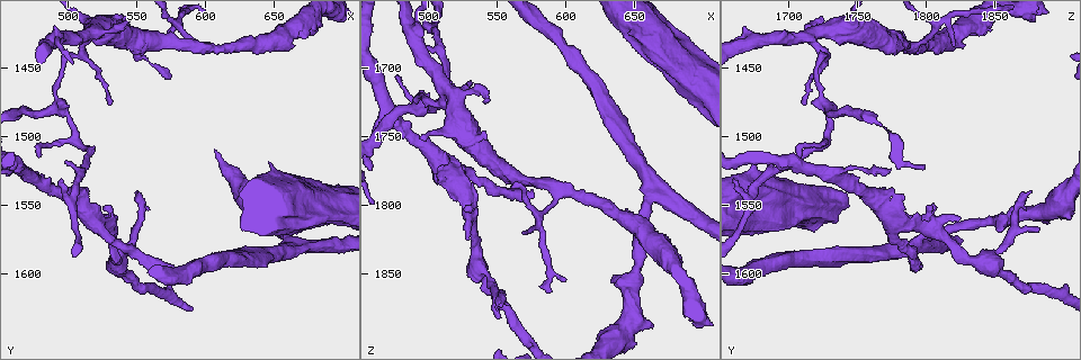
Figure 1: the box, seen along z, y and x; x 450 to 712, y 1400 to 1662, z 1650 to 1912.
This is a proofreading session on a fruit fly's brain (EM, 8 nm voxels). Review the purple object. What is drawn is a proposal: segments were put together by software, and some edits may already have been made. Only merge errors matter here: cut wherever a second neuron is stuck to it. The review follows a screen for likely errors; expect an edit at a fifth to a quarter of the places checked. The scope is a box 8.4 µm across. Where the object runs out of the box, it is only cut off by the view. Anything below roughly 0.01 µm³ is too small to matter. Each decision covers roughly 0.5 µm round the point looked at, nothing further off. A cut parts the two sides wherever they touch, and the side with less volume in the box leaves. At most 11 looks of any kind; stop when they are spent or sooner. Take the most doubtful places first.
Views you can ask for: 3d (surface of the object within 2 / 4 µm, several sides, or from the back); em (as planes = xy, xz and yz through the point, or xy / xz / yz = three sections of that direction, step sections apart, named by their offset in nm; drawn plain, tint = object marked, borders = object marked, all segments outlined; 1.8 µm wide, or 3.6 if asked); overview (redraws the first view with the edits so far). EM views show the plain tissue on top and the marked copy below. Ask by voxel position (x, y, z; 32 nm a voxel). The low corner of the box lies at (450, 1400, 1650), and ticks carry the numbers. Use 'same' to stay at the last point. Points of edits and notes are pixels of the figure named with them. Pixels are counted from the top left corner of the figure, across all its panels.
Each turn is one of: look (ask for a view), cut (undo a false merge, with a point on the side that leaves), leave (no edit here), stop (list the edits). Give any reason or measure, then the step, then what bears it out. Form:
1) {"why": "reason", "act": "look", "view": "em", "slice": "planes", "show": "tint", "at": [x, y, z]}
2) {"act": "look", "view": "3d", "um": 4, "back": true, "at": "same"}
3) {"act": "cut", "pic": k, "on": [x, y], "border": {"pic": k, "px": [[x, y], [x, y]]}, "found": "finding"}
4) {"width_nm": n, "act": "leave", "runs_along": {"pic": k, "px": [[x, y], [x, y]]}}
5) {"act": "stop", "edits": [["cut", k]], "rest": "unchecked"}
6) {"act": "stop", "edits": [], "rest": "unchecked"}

{"why": "arms part here", "act": "look", "view": "em", "um": 3.6, "slice": "planes", "show": "tint", "at": [664, 1576, 1794]}

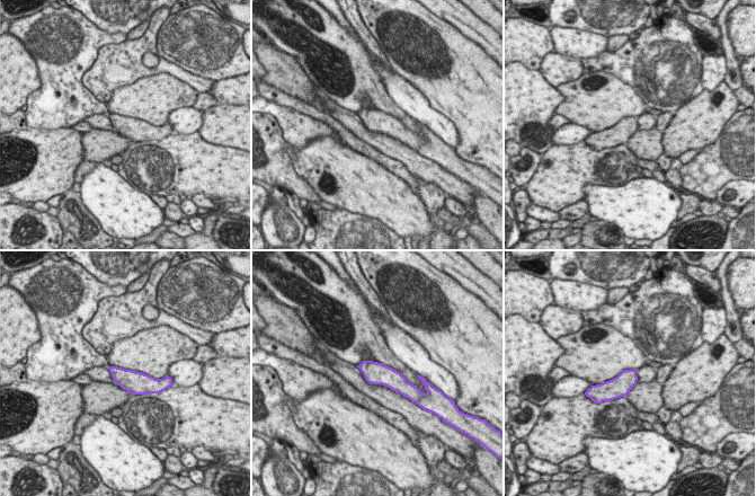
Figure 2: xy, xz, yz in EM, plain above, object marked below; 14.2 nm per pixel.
{"act": "leave", "found": "all the same neuron"}

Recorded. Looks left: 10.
{"why": "arms part here", "act": "look", "view": "em", "um": 3.6, "slice": "planes", "show": "tint", "at": [582, 1420, 1810]}

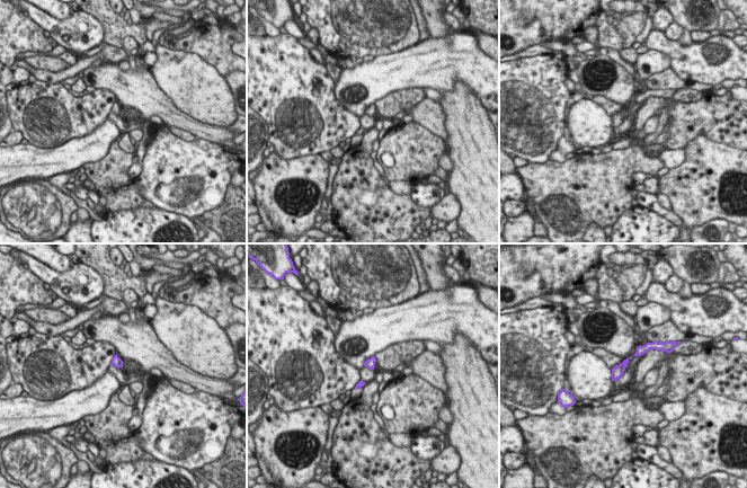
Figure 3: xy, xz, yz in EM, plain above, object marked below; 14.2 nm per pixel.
{"act": "leave", "runs_along": {"pic": 3, "px": [[647, 347], [631, 356], [614, 376]]}, "found": "continuous, no second neuron"}

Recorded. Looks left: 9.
{"why": "three arms meet", "act": "look", "view": "em", "slice": "yz", "step": 8, "show": "tint", "at": [518, 1566, 1780]}

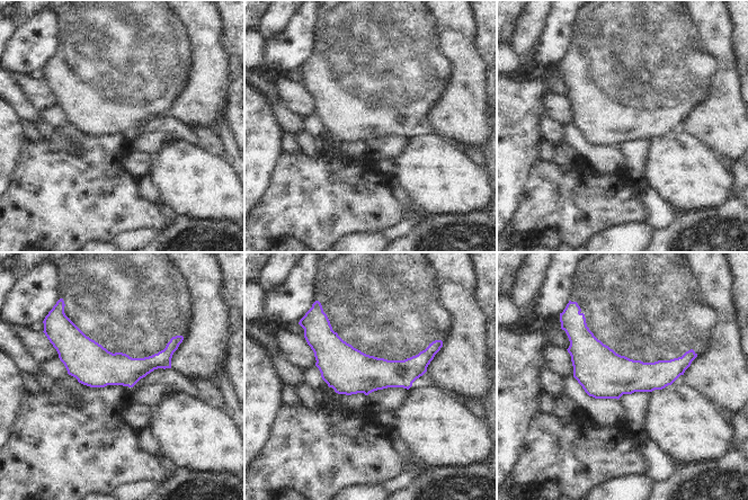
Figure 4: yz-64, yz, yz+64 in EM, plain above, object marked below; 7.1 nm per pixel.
{"act": "look", "view": "em", "slice": "planes", "show": "tint", "at": "same"}

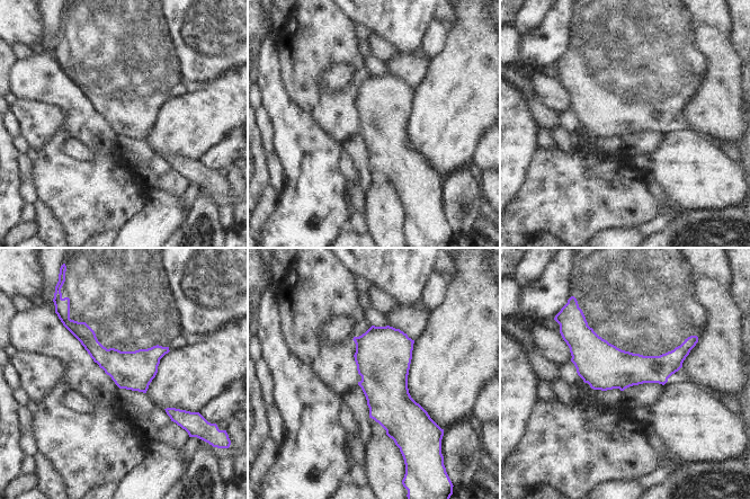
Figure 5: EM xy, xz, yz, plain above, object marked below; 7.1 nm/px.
{"act": "leave", "runs_along": {"pic": 5, "px": [[569, 339], [604, 366], [687, 349]]}, "found": "all the same neuron"}

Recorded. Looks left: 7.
{"why": "arms part here", "act": "look", "view": "em", "slice": "xy", "step": 16, "show": "tint", "at": [506, 1502, 1728]}

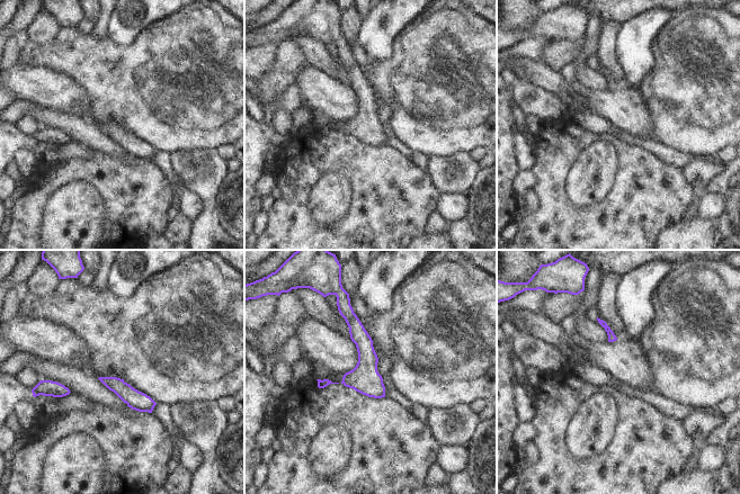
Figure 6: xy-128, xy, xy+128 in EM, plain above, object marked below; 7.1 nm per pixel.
{"act": "look", "view": "em", "slice": "planes", "show": "tint", "at": "same"}

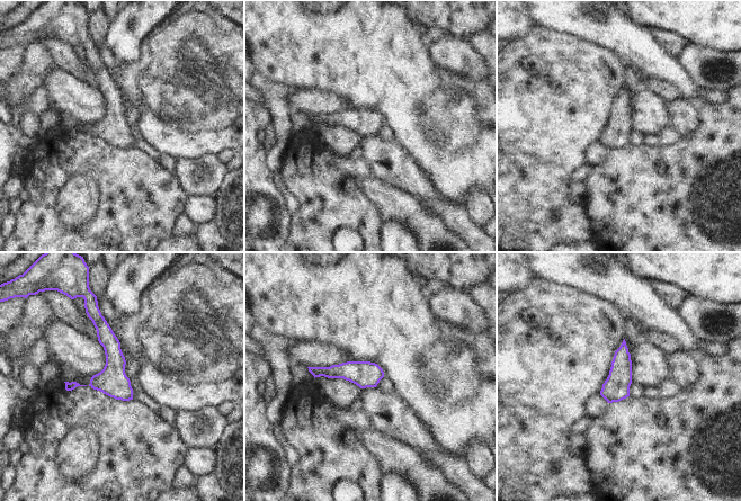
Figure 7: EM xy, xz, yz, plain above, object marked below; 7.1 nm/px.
{"width_nm": 190, "act": "leave", "found": "all the same neuron"}

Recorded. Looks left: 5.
{"act": "stop", "edits": [], "rest": "unchecked"}

